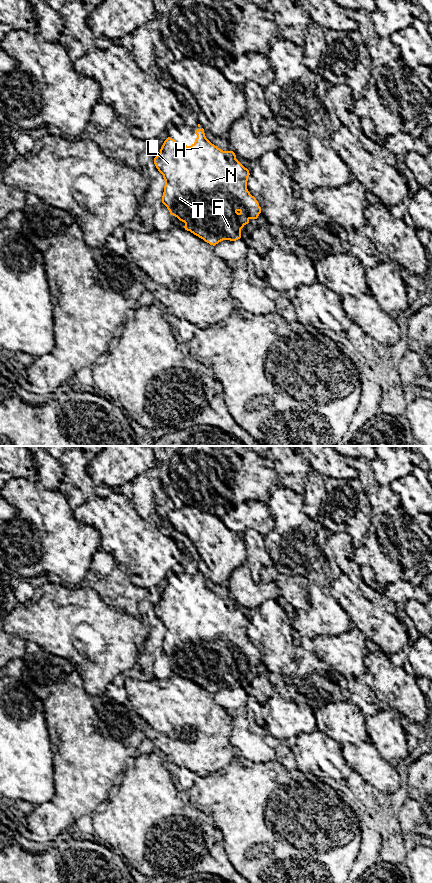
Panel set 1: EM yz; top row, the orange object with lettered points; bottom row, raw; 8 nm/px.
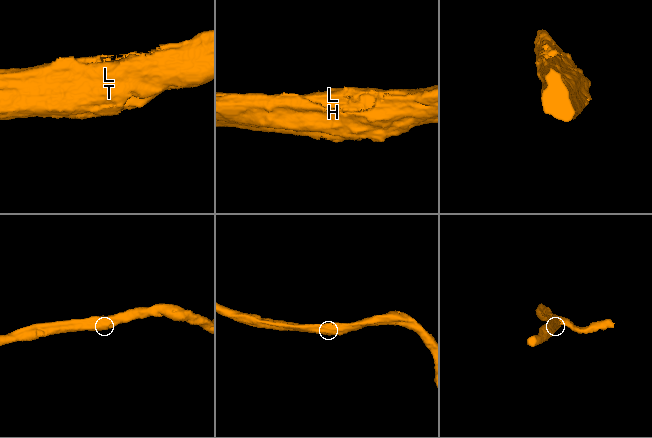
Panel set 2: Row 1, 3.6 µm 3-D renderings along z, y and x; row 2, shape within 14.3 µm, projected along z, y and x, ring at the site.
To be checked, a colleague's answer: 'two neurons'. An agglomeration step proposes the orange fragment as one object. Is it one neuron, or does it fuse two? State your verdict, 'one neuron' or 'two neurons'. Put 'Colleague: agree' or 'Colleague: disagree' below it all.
one neuron
Colleague: disagree

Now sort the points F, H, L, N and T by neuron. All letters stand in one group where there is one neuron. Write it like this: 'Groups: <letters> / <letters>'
Groups: F H L N T

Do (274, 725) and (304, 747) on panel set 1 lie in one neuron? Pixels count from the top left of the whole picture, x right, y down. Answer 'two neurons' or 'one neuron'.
two neurons

